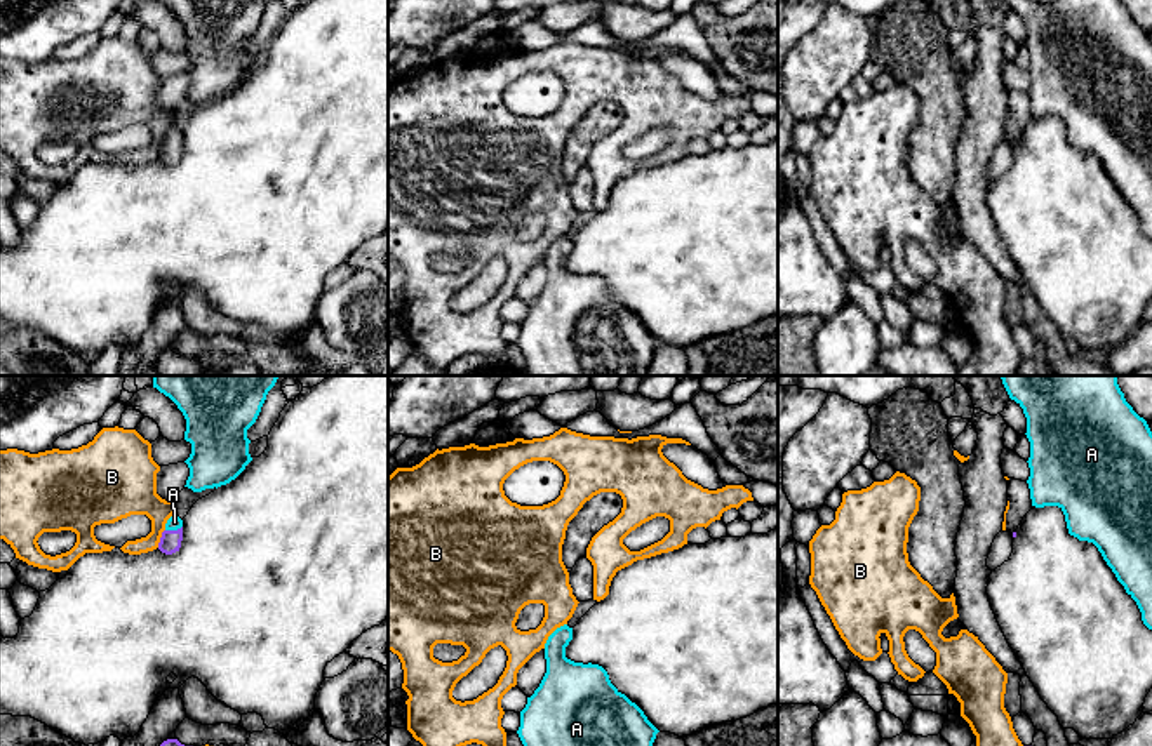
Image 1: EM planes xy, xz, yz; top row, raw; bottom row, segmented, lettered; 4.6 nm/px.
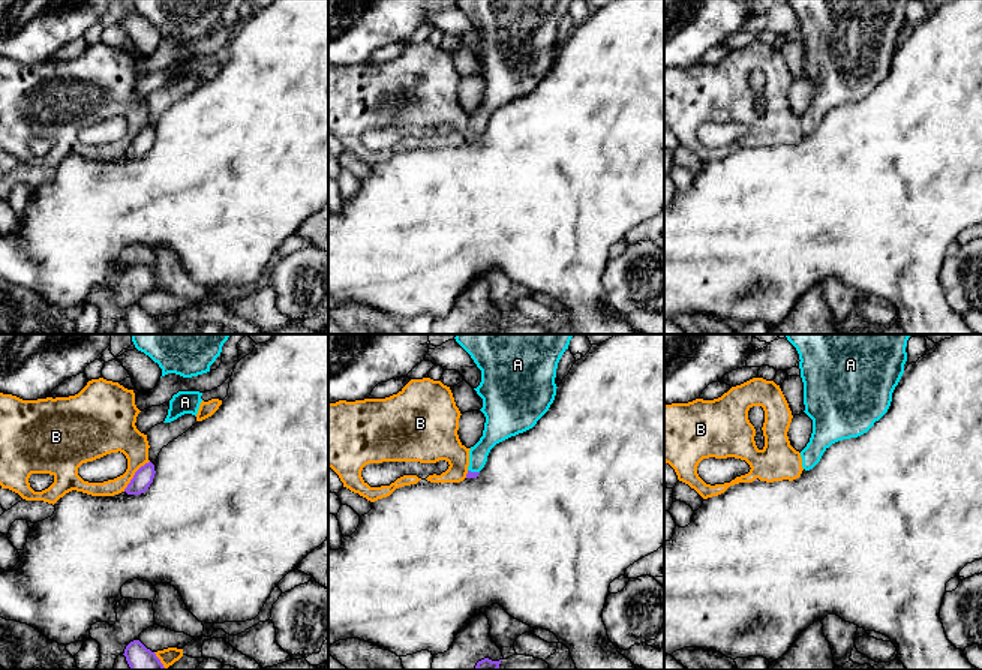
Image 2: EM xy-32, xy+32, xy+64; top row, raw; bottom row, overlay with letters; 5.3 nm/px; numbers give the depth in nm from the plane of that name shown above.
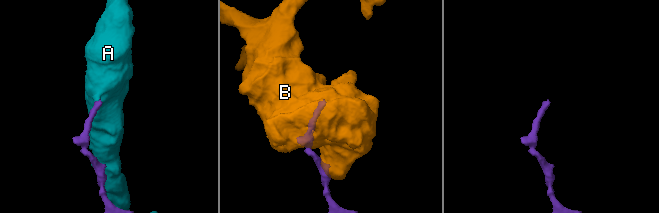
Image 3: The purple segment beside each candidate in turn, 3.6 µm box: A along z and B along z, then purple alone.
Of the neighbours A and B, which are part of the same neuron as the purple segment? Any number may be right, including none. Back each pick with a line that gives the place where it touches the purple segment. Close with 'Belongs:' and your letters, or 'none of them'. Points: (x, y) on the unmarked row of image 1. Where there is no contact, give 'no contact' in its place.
A: xy (173, 141)
Belongs: A

